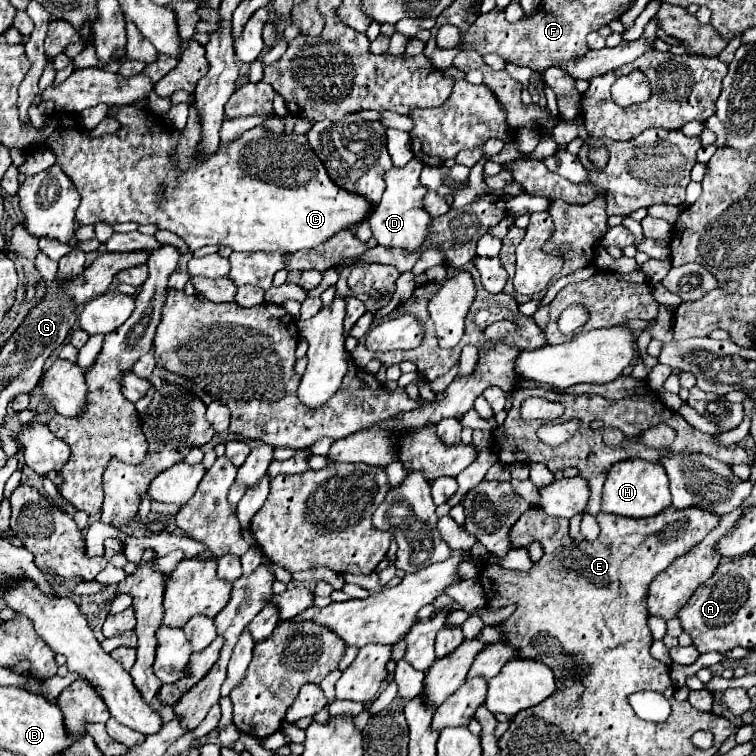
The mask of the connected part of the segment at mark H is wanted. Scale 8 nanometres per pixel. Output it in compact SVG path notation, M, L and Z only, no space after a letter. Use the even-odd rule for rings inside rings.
M622 460L616 462L606 476L602 492L602 512L628 518L650 518L666 510L670 502L672 498L668 490L668 476L660 464L652 464L646 460Z

